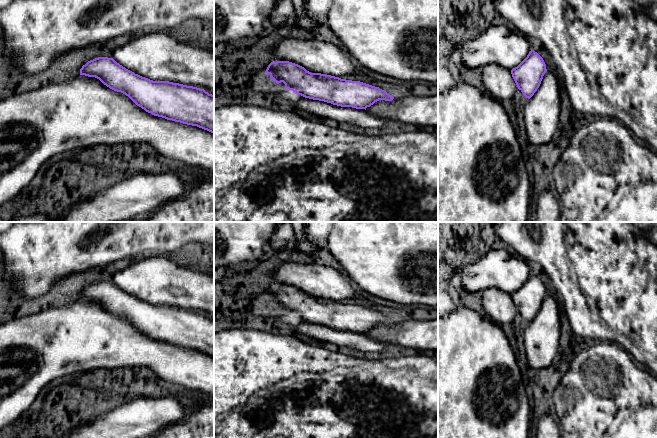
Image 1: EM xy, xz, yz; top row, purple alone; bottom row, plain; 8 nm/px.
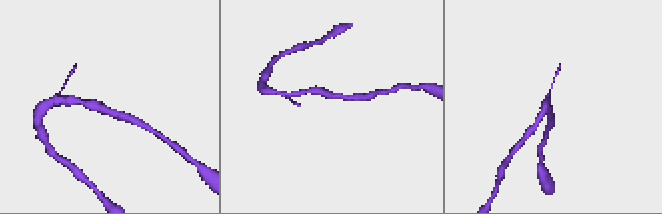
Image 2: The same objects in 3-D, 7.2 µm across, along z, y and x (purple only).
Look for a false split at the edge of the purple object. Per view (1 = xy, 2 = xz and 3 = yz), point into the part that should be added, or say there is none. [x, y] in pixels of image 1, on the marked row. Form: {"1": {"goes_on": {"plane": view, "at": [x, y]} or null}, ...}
{"1": {"goes_on": null}, "2": {"goes_on": null}, "3": {"goes_on": null}}

